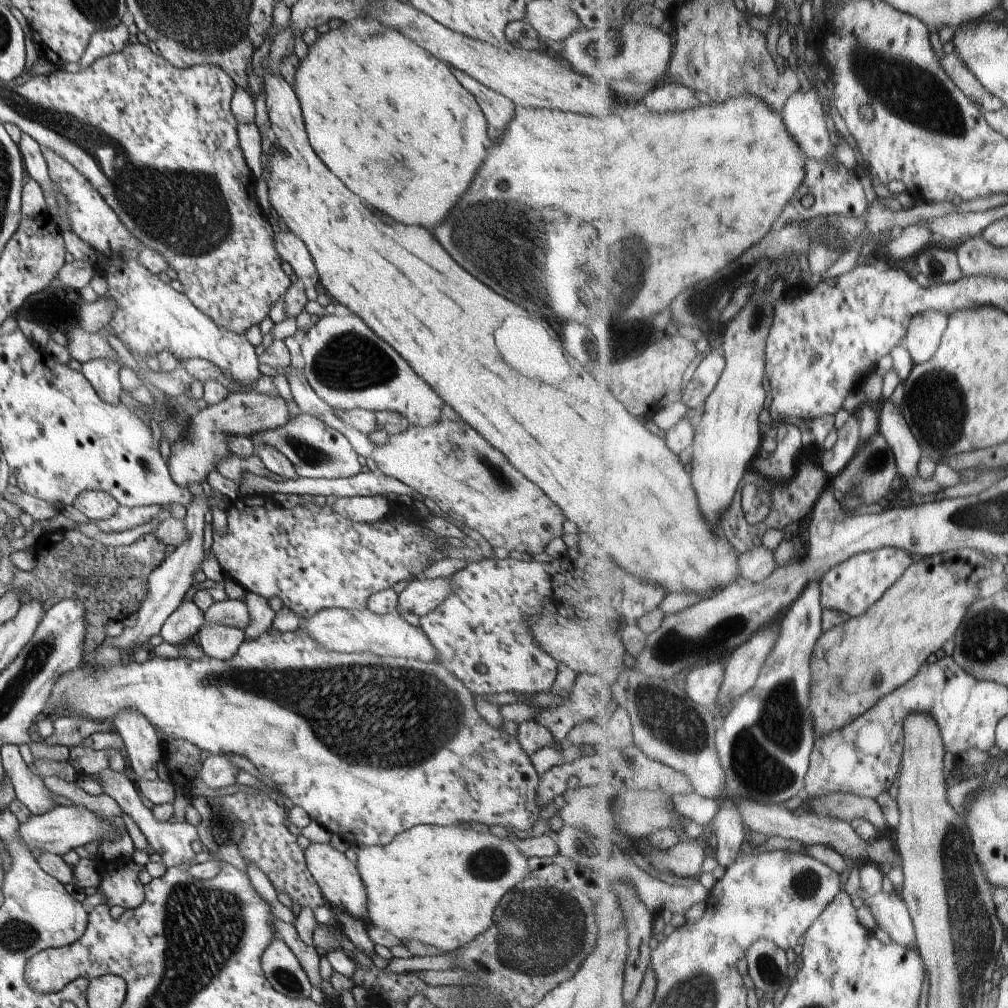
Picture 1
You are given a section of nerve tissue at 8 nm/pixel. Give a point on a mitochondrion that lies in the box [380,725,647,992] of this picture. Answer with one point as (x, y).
(545, 919)

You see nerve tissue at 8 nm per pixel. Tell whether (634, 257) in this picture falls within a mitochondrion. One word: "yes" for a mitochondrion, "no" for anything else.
yes

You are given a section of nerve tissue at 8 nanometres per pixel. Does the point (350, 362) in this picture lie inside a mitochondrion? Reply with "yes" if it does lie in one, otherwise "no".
yes

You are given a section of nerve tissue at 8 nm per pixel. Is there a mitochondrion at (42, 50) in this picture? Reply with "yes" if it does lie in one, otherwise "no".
no

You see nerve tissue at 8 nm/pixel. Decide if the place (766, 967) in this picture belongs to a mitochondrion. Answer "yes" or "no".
yes

